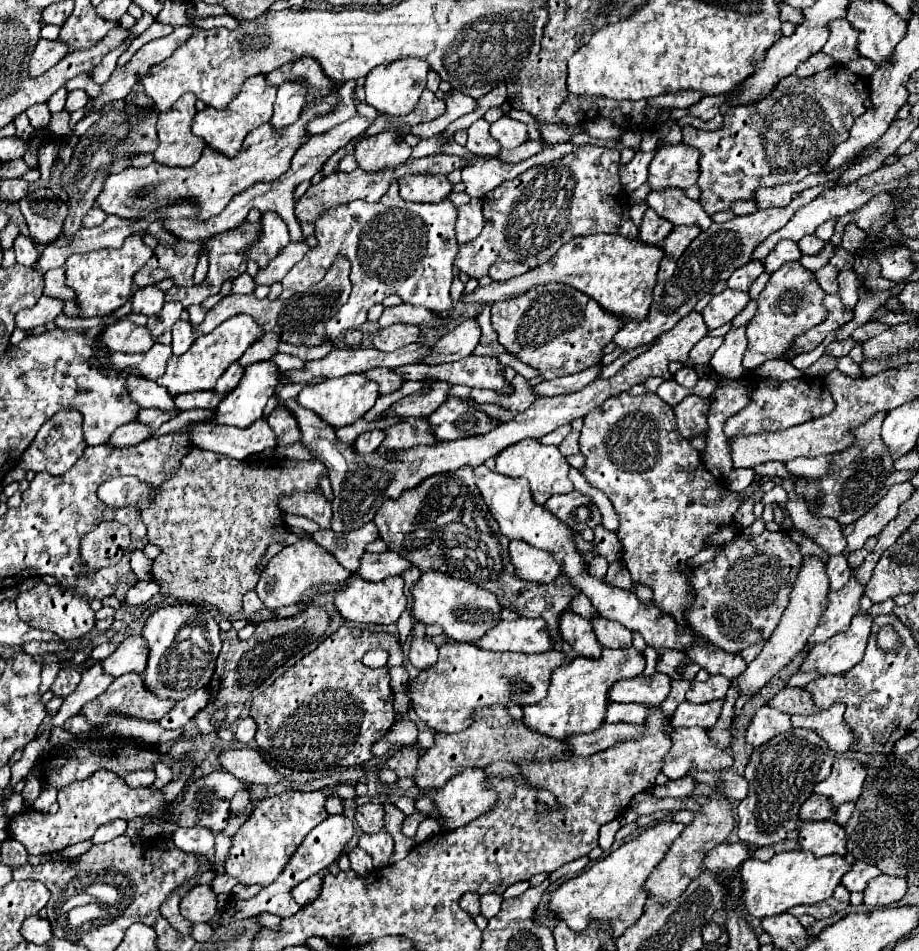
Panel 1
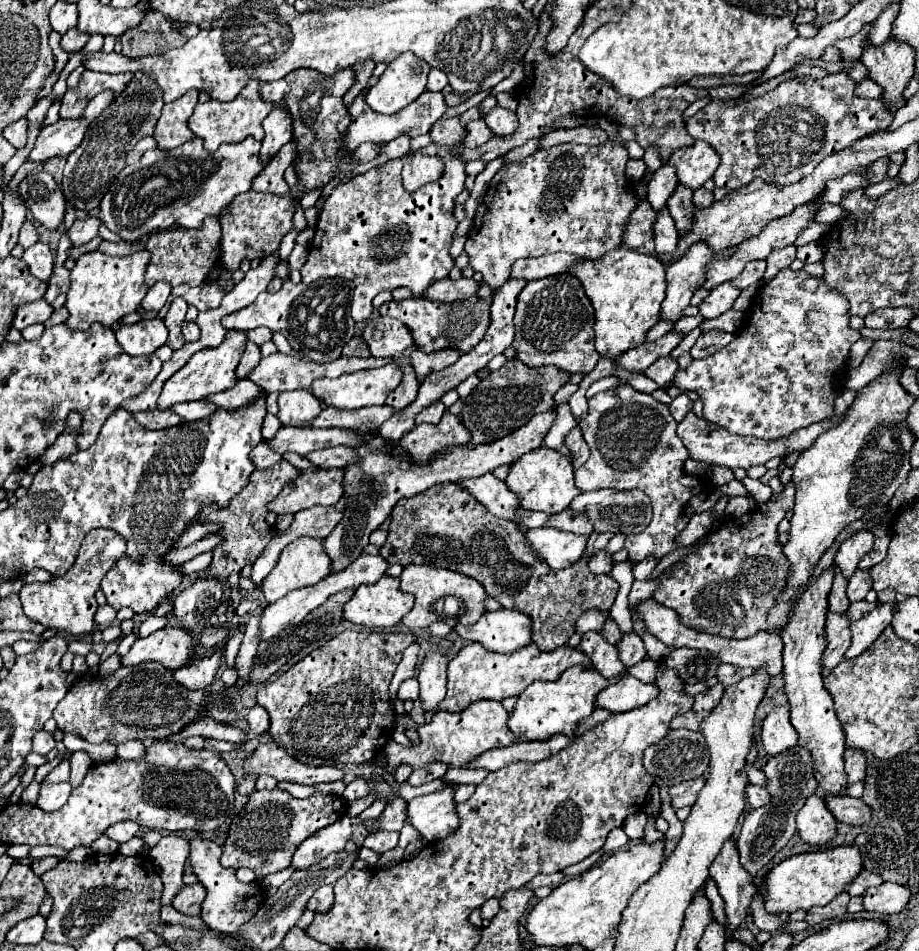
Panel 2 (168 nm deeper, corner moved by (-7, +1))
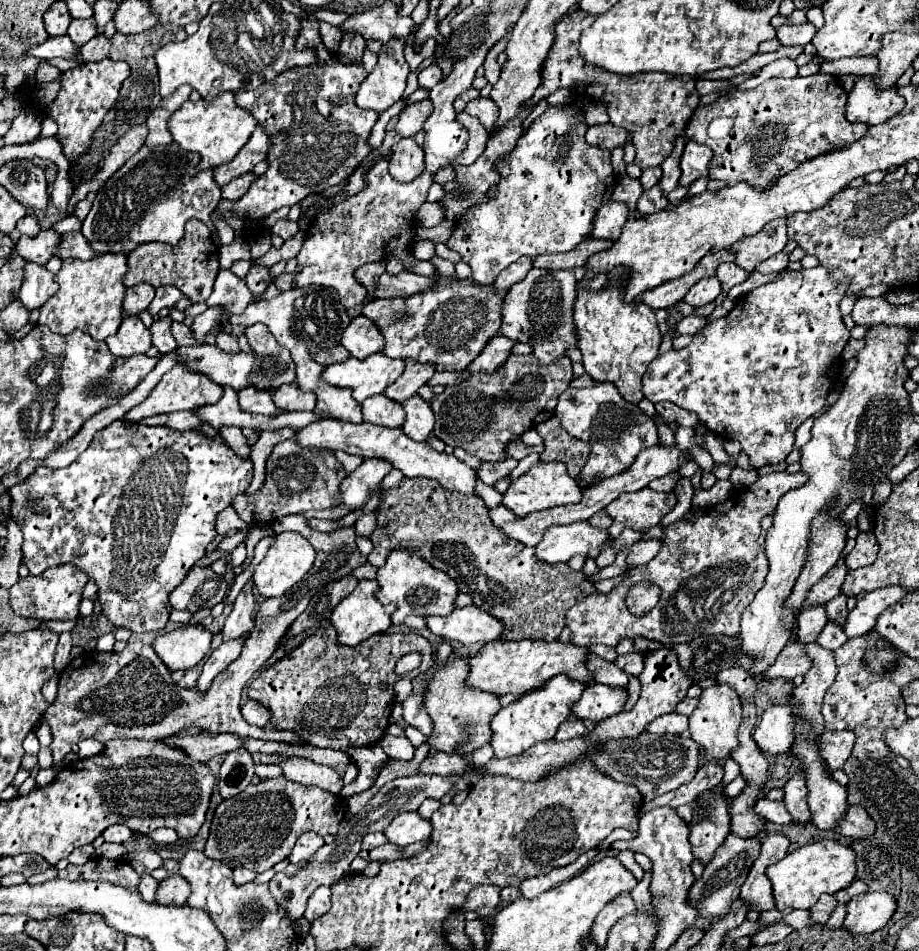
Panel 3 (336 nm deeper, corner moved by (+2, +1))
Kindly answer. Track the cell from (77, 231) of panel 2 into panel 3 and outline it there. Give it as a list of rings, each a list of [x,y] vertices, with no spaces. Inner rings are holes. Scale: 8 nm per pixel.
[[[47,229],[47,231],[41,231],[39,235],[35,237],[25,237],[21,235],[19,243],[17,243],[17,253],[25,259],[25,261],[31,261],[31,263],[39,263],[39,265],[45,265],[53,255],[55,255],[55,247],[59,245],[61,241],[61,235],[55,233],[53,229]]]

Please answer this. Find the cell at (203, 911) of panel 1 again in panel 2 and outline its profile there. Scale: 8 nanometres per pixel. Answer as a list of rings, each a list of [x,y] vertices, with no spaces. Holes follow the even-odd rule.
[[[200,883],[186,885],[182,889],[182,893],[178,893],[178,897],[174,897],[172,907],[184,915],[200,915],[204,897],[206,897],[206,889]]]

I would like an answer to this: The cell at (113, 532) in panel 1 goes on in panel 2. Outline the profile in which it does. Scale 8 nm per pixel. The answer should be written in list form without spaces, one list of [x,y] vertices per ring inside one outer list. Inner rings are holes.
[[[104,527],[92,529],[86,535],[86,539],[82,541],[76,563],[72,565],[72,569],[66,575],[54,577],[48,583],[28,583],[22,587],[20,601],[22,601],[26,617],[30,617],[46,627],[64,631],[72,637],[88,635],[94,629],[94,613],[98,609],[94,595],[100,589],[100,581],[104,579],[104,575],[118,563],[120,557],[124,557],[126,543],[128,541],[112,529],[104,529]]]

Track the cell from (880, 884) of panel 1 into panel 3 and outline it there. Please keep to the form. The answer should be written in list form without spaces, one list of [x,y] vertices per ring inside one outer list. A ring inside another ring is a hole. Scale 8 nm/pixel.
[[[865,893],[853,897],[847,905],[847,915],[843,921],[843,929],[851,935],[869,935],[885,927],[885,923],[895,913],[897,903],[889,893]]]

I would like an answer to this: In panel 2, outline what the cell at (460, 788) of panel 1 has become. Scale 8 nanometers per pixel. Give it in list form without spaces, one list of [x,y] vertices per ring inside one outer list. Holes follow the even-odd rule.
[[[446,783],[444,789],[438,789],[430,795],[416,797],[410,801],[410,809],[408,809],[410,823],[428,841],[448,837],[460,827],[454,793],[456,793],[454,783]]]

